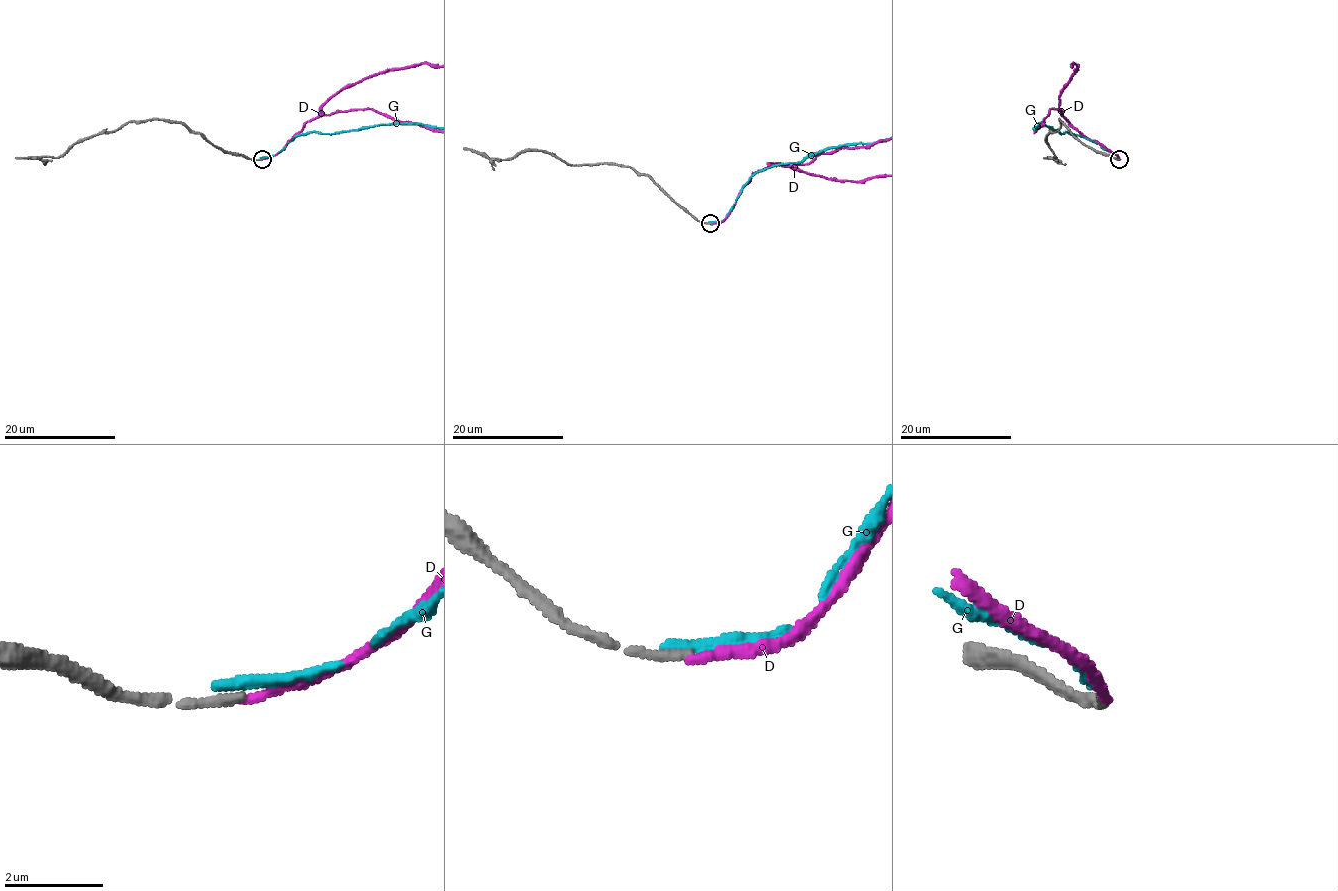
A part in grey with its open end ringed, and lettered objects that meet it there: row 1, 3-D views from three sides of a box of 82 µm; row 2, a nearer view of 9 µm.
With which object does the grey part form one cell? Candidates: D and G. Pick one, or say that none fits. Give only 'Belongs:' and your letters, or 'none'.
Belongs: D

